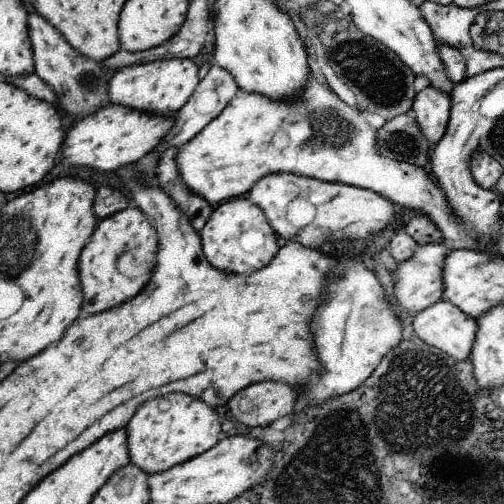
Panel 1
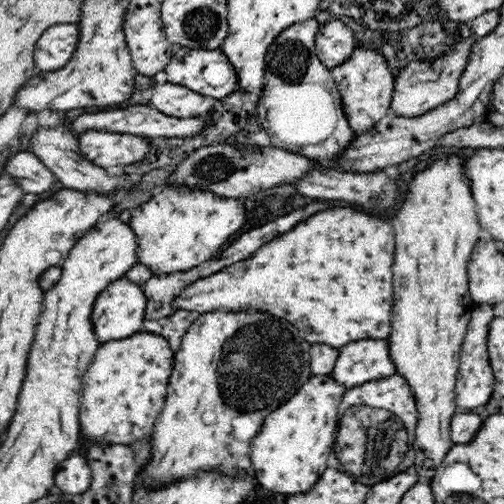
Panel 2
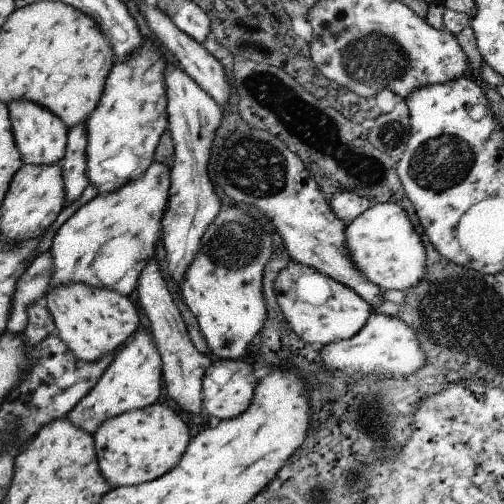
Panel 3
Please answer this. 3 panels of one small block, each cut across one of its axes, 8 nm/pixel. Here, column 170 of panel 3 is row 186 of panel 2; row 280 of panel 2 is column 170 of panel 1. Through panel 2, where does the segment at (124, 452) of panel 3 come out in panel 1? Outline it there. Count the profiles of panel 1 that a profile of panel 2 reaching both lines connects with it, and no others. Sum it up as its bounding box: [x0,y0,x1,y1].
[127,394,219,474]

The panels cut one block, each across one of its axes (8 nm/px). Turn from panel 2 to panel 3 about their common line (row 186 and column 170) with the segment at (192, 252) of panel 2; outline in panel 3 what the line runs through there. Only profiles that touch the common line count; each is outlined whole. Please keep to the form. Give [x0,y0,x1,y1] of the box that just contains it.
[49,162,171,296]

